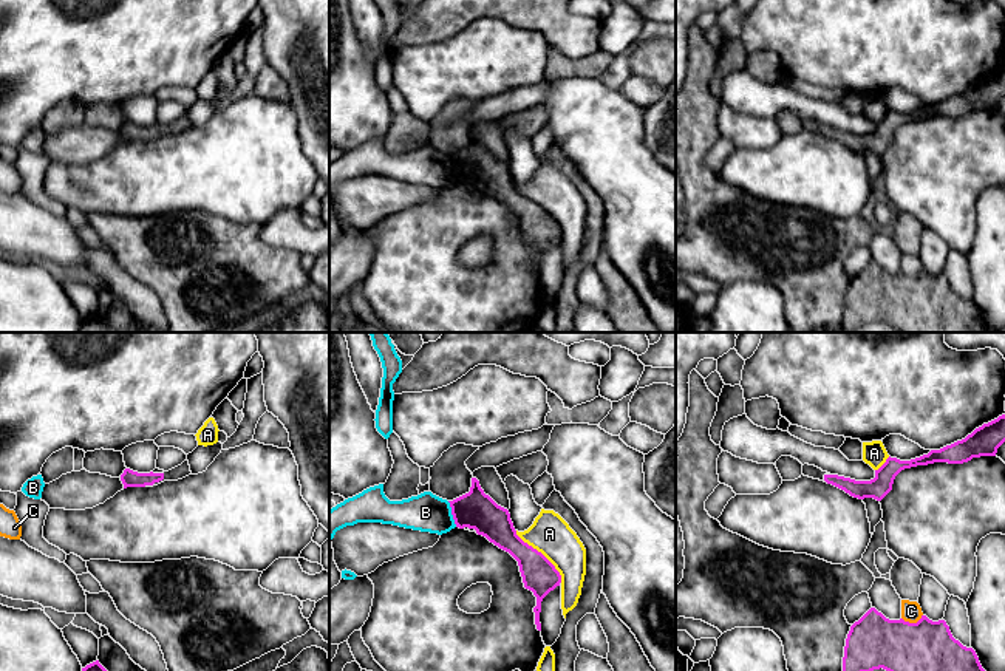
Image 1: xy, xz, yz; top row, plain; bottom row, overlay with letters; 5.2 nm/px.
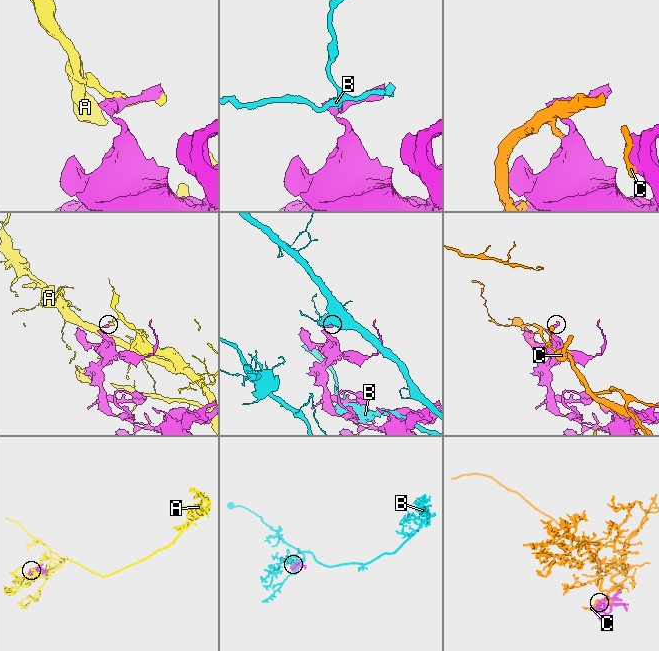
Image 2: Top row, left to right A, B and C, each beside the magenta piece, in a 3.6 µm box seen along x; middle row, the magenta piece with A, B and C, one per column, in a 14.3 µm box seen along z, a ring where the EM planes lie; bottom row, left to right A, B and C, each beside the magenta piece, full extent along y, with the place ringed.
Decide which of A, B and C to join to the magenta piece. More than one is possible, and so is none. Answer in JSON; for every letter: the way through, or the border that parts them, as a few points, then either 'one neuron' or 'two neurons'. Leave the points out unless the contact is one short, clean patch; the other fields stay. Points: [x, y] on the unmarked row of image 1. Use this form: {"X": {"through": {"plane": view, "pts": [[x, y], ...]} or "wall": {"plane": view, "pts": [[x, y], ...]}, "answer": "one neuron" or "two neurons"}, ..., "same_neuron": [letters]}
{"A": {"answer": "two neurons"}, "B": {"answer": "two neurons"}, "C": {"answer": "two neurons"}, "same_neuron": []}

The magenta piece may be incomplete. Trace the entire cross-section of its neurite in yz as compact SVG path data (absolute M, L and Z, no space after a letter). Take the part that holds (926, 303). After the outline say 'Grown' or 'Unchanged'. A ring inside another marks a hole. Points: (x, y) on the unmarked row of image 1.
M870 261L850 280L843 328L852 332L880 322L900 332L1005 332L990 329L976 305L956 294L945 274L889 274Z. Unchanged

